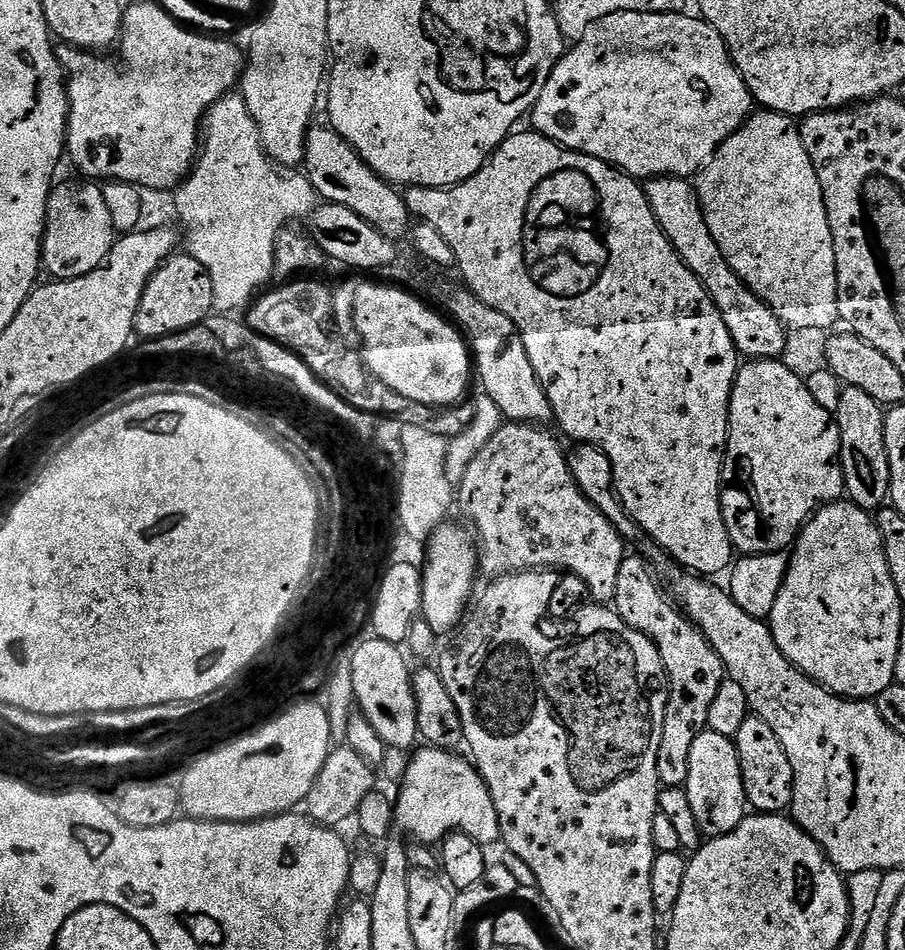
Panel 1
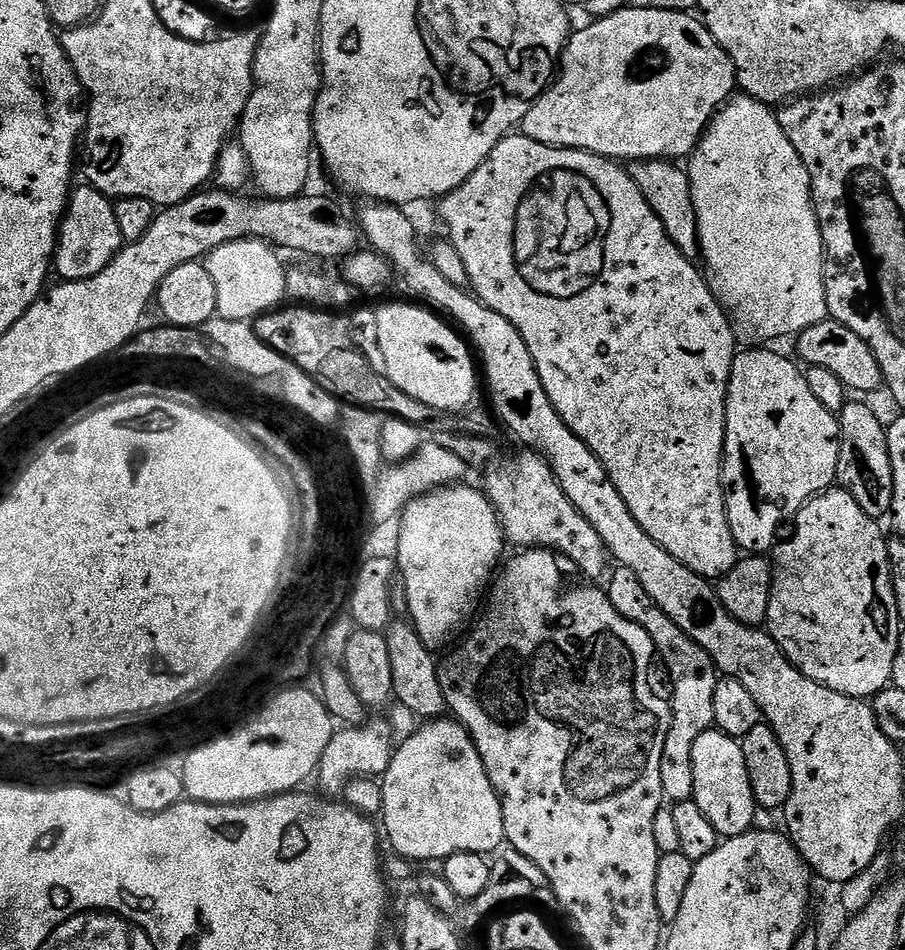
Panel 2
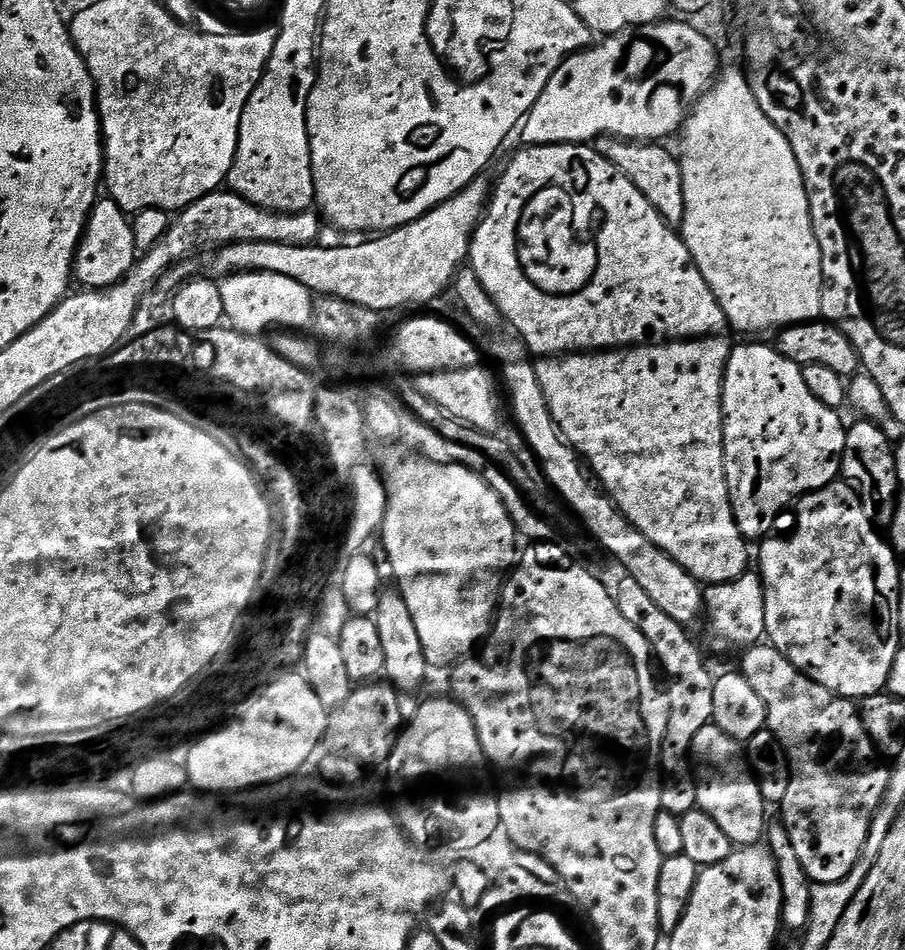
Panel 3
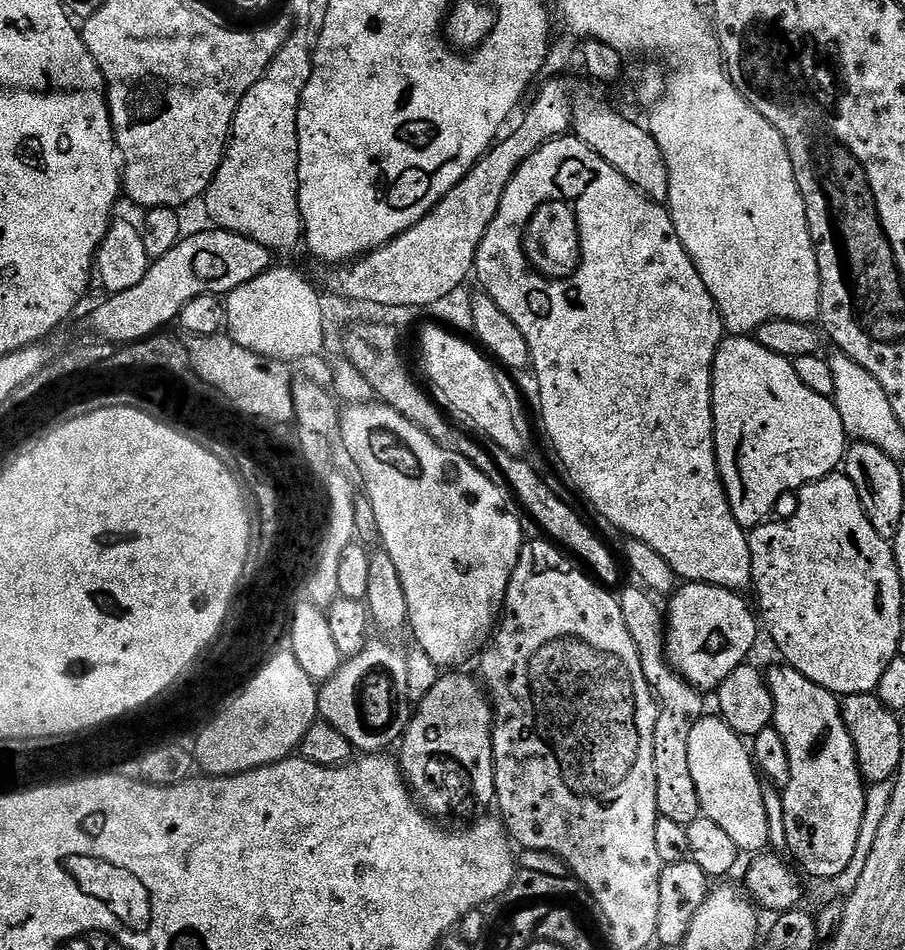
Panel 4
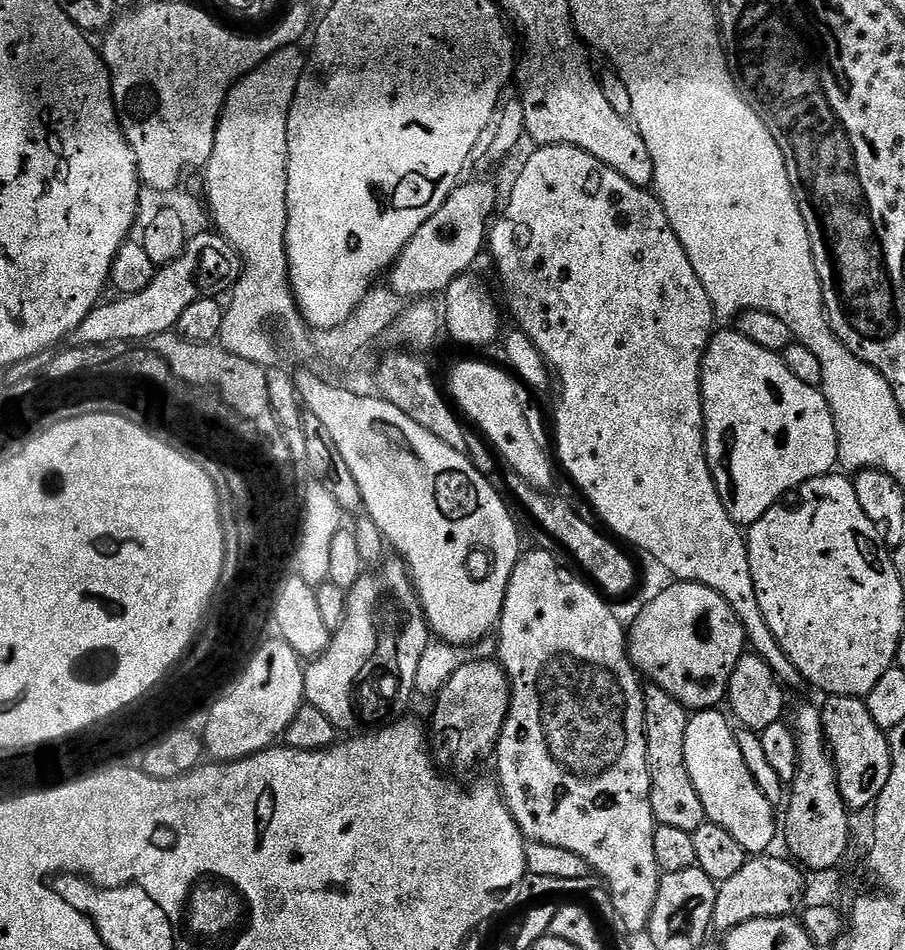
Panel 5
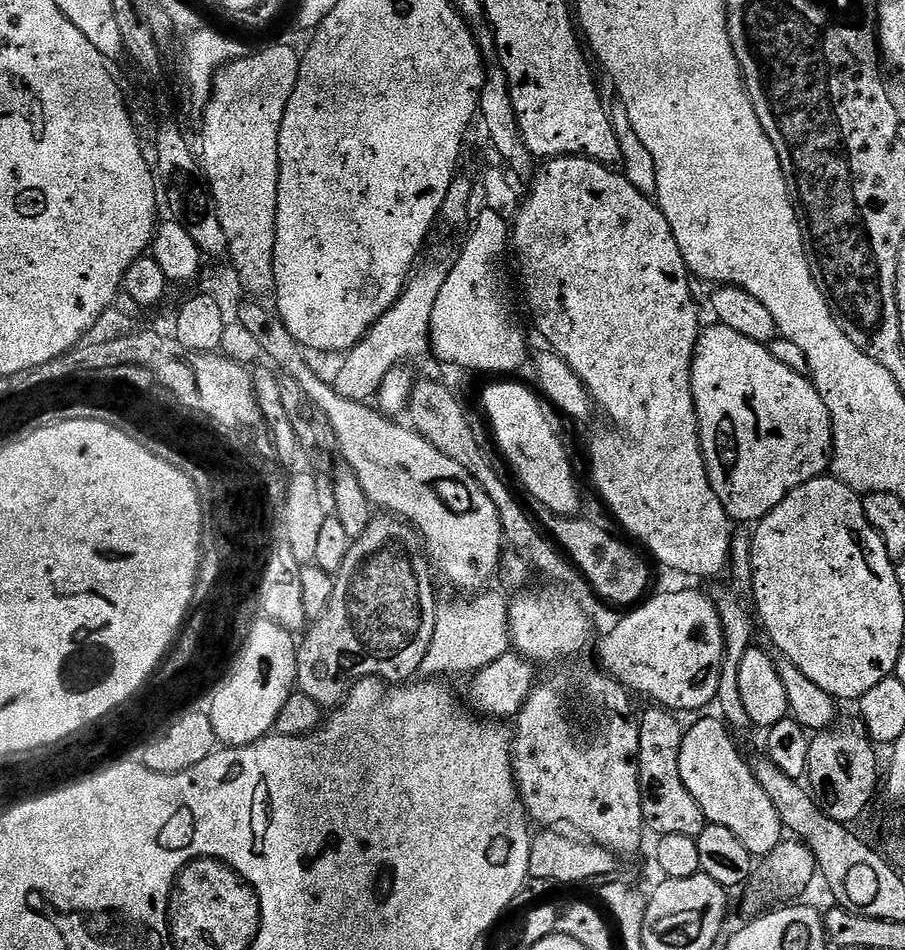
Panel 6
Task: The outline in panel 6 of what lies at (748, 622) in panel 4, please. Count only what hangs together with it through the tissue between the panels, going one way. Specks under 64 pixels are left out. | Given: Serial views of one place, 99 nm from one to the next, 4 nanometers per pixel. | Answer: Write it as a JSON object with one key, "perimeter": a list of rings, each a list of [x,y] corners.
{"perimeter":[[[690,587],[683,590],[681,593],[666,593],[662,591],[657,591],[656,596],[649,595],[647,599],[643,601],[639,606],[633,607],[630,614],[622,615],[621,622],[615,627],[610,633],[601,635],[598,640],[600,641],[600,660],[598,659],[598,664],[603,671],[607,672],[609,676],[614,677],[615,680],[620,681],[620,685],[623,688],[628,689],[629,693],[637,694],[636,692],[641,692],[644,696],[649,696],[649,701],[655,702],[659,707],[673,713],[681,714],[680,712],[700,712],[703,713],[705,710],[703,708],[708,708],[717,703],[716,695],[718,694],[718,686],[721,681],[722,675],[722,664],[724,658],[724,634],[723,634],[723,624],[720,621],[720,611],[717,608],[717,601],[715,599],[703,596],[702,593],[696,592],[695,587]]]}

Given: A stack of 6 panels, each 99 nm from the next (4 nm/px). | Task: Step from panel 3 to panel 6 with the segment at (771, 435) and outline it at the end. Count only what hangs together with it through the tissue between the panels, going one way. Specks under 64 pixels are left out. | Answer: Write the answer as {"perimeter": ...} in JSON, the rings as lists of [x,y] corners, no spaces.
{"perimeter":[[[716,322],[713,325],[713,328],[705,327],[701,331],[700,341],[696,344],[696,353],[692,359],[692,393],[700,427],[700,449],[706,462],[710,486],[714,486],[714,494],[718,494],[718,502],[722,502],[729,520],[758,522],[763,516],[770,514],[770,510],[774,510],[774,506],[778,506],[778,502],[782,502],[782,498],[786,498],[786,494],[790,494],[798,486],[823,476],[829,471],[832,458],[830,410],[826,410],[826,402],[822,402],[822,394],[818,394],[811,379],[805,373],[790,370],[790,366],[782,366],[782,362],[778,362],[778,358],[774,358],[771,347],[745,338],[743,334],[730,330],[730,326],[725,324]]]}

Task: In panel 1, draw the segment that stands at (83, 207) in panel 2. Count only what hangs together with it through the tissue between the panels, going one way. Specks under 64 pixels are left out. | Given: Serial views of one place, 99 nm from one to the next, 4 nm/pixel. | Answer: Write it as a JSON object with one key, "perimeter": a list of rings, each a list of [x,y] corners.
{"perimeter":[[[76,178],[80,180],[68,180],[65,184],[57,183],[53,187],[52,193],[48,196],[48,209],[46,210],[46,222],[44,223],[44,247],[42,249],[42,268],[45,273],[49,272],[49,277],[58,280],[73,280],[79,276],[85,276],[100,267],[101,264],[107,261],[110,250],[116,245],[118,233],[114,222],[110,218],[110,210],[106,210],[106,198],[104,197],[104,188],[99,183],[89,182],[84,178]]]}

